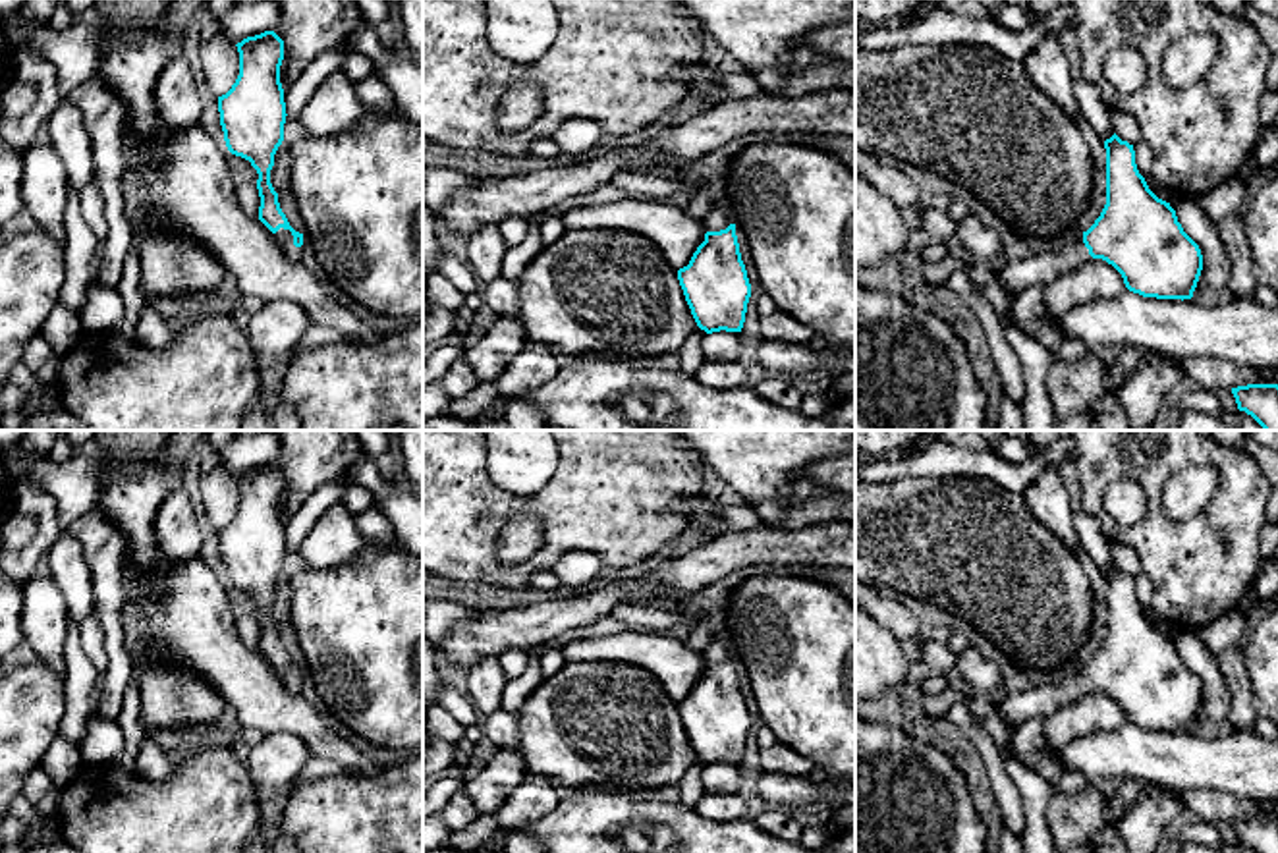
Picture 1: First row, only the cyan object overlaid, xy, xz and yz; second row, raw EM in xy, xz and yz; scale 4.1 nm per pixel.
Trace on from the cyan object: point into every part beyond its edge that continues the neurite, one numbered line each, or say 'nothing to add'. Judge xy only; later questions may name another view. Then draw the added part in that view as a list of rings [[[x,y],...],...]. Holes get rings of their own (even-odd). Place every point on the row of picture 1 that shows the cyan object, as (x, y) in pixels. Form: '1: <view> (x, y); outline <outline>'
1: xy (284, 238); outline [[[280,228],[276,234],[274,234],[278,245],[282,247],[282,251],[288,255],[288,259],[292,262],[299,262],[301,261],[301,247],[295,247],[293,245],[293,235],[290,230],[284,230]]]

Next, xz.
1: xz (719, 217); outline [[[714,205],[703,222],[708,232],[720,232],[734,224],[734,218],[726,205]]]

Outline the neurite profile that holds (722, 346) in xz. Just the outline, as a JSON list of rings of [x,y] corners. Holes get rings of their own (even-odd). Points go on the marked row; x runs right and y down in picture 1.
[[[712,332],[703,340],[703,357],[708,361],[734,363],[739,359],[741,332]]]

